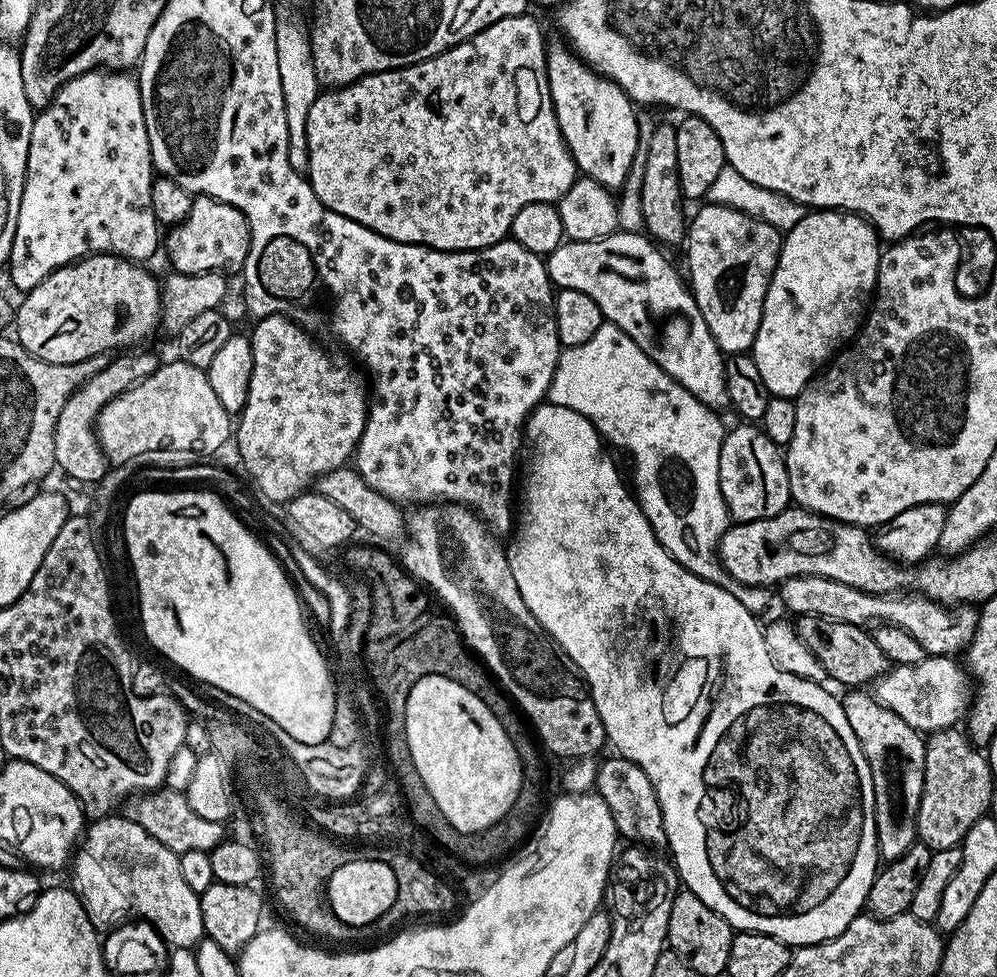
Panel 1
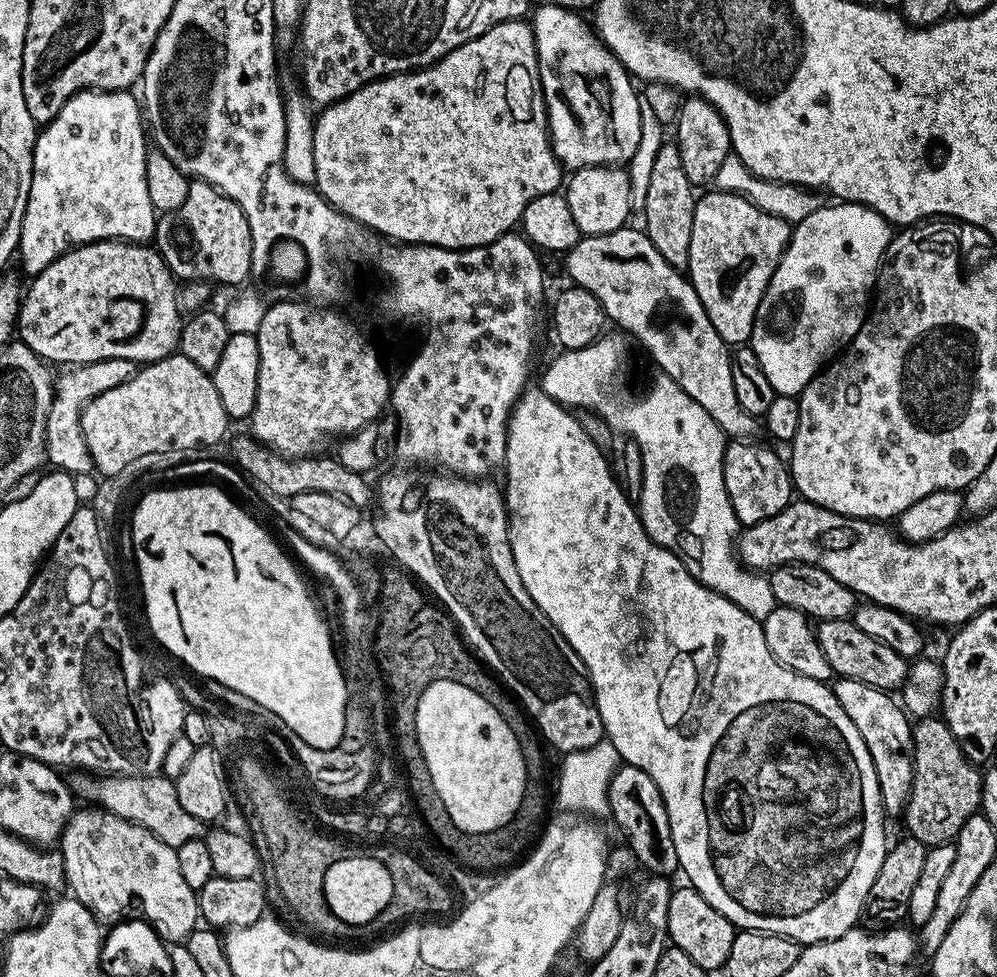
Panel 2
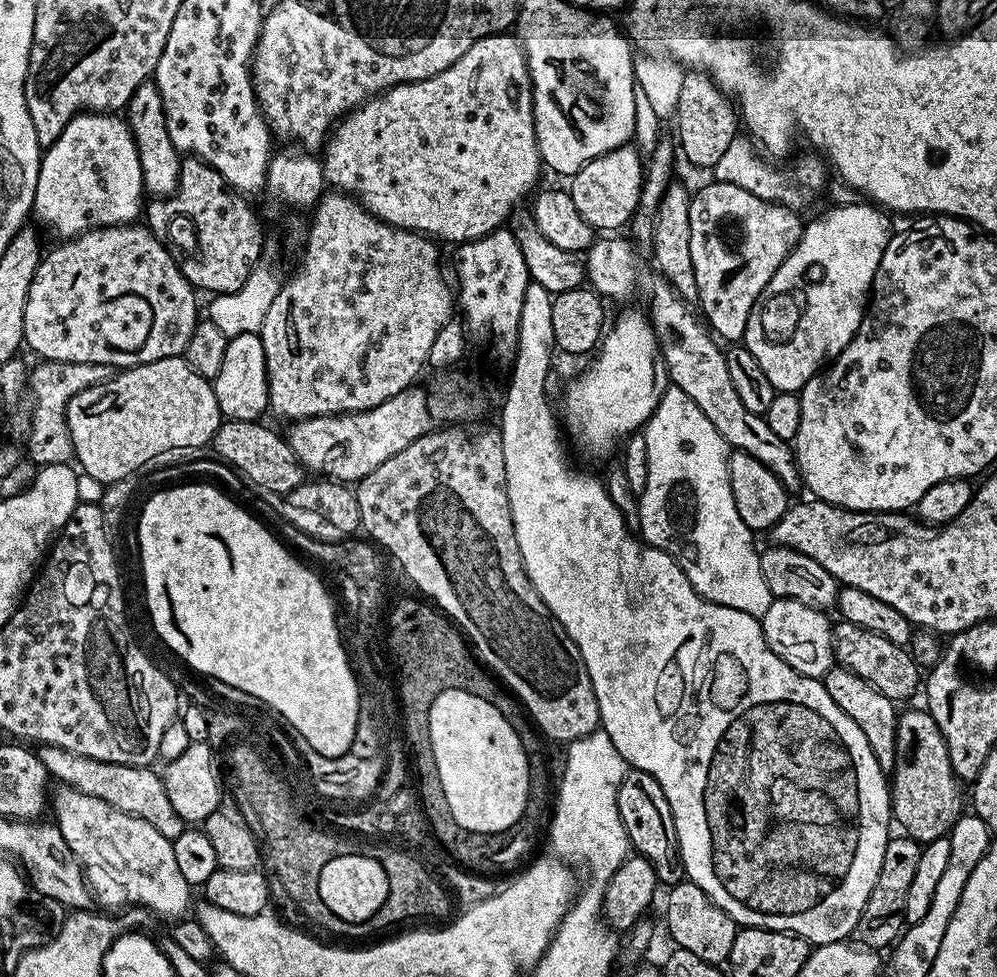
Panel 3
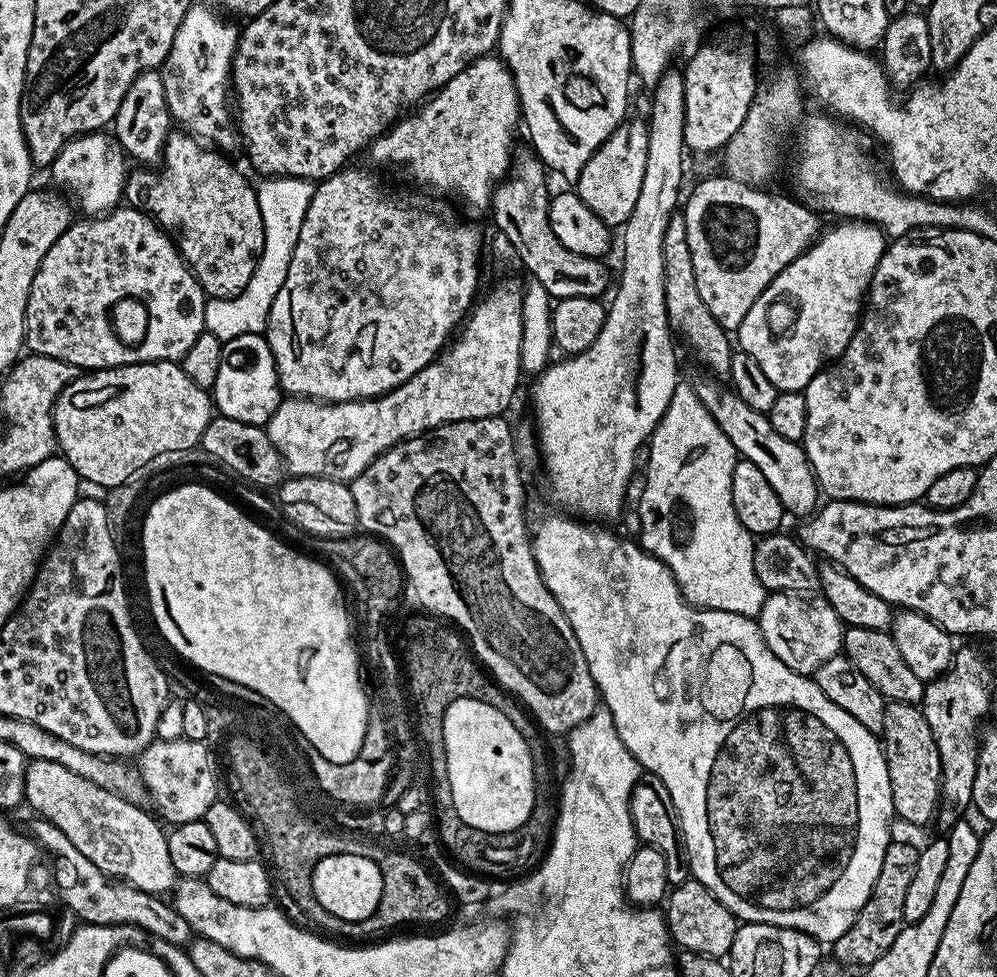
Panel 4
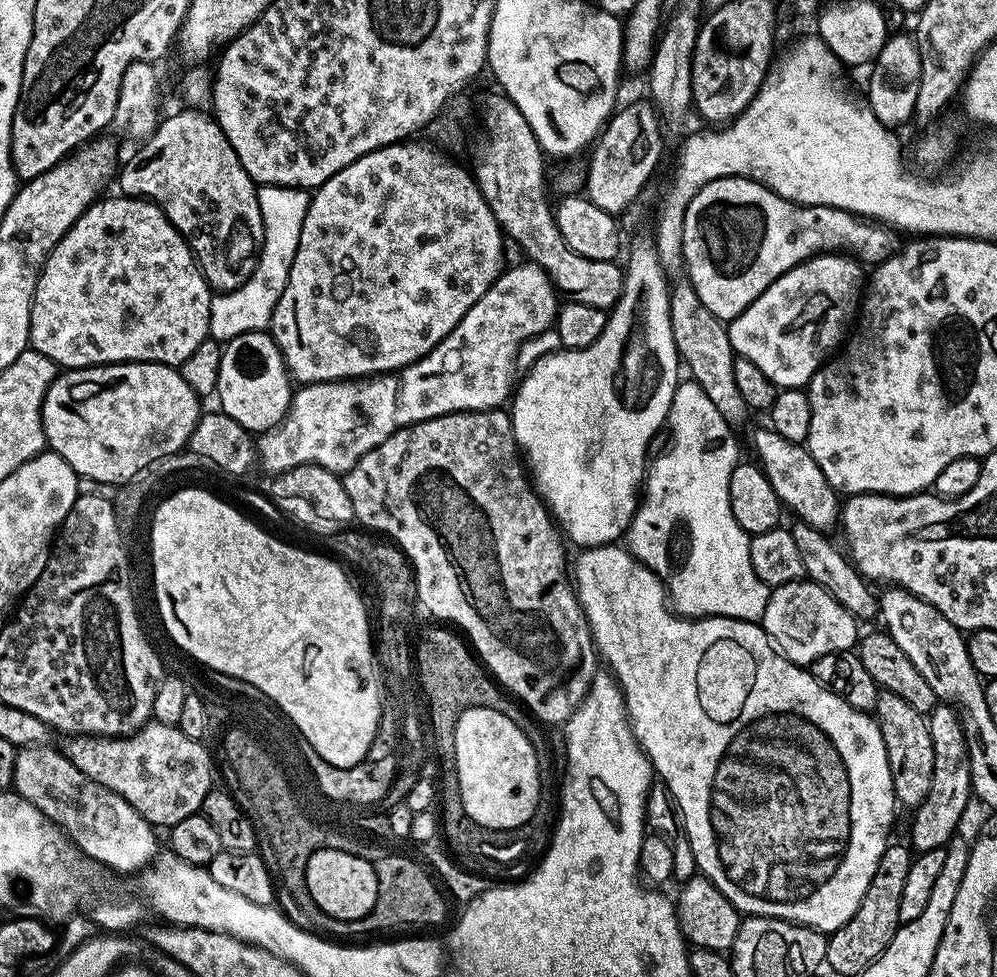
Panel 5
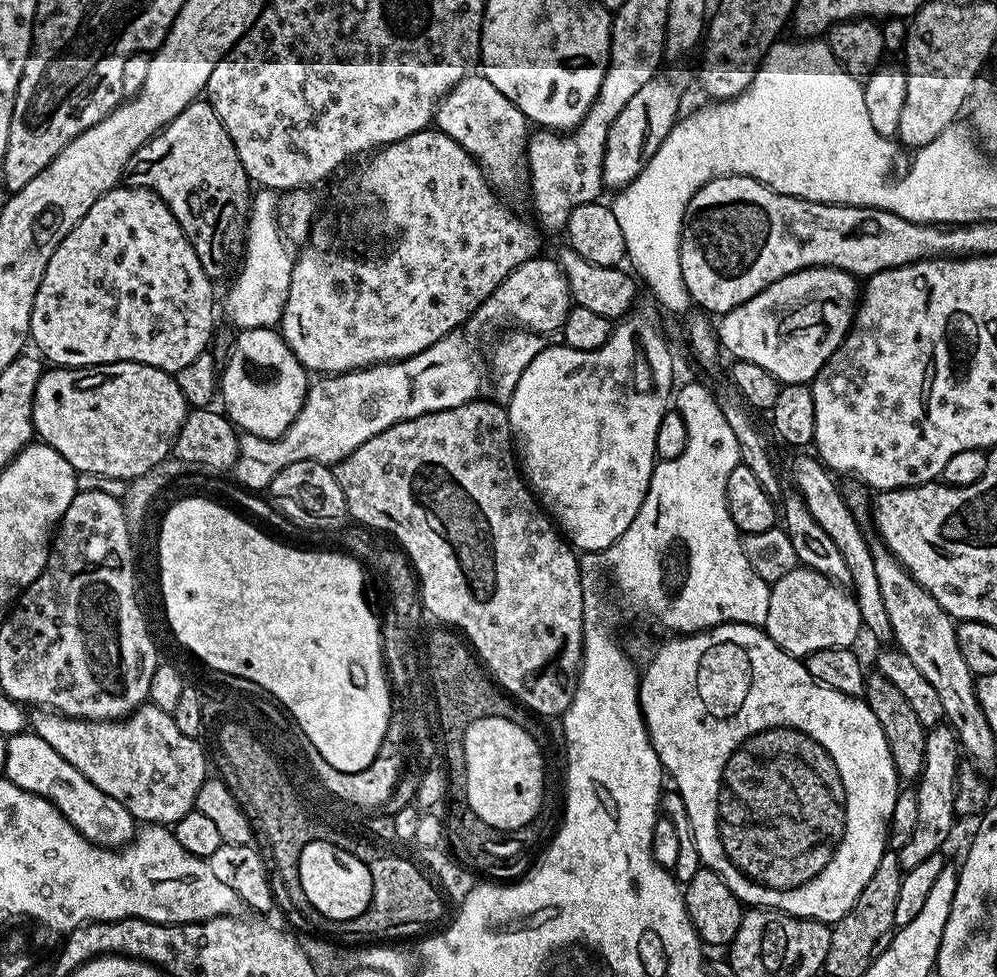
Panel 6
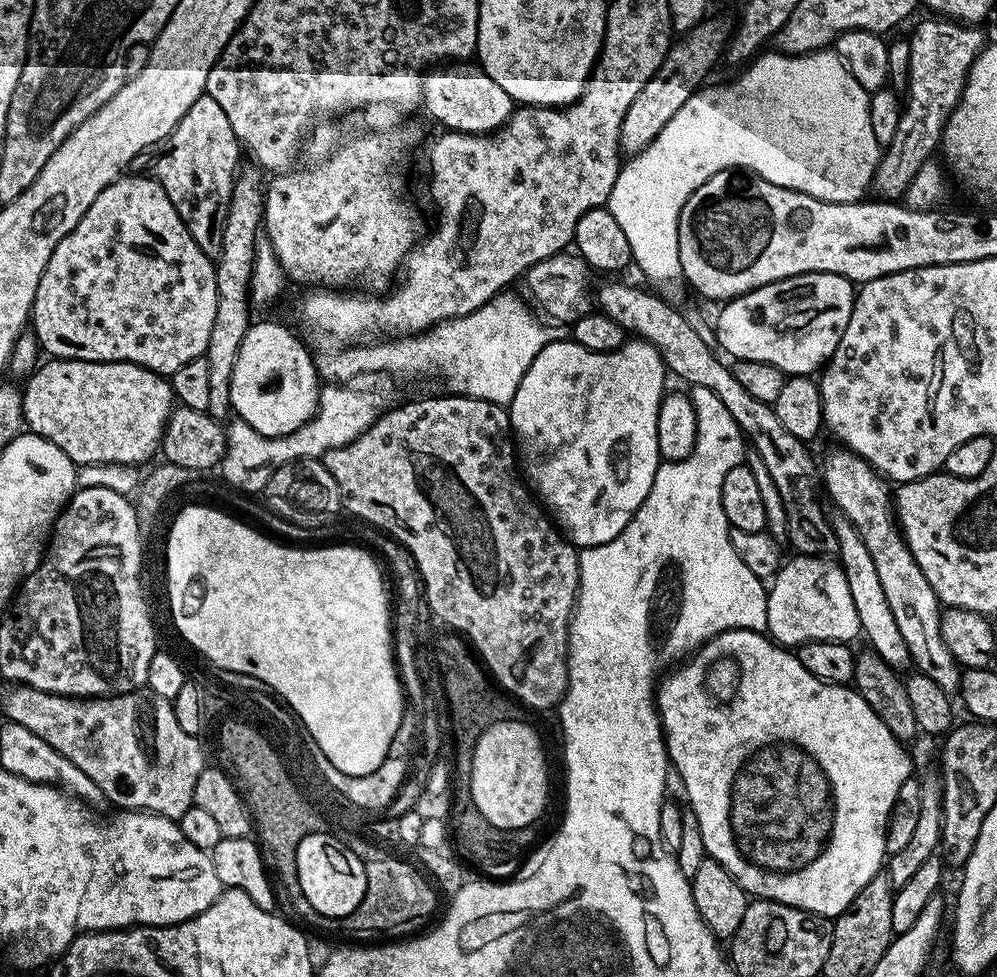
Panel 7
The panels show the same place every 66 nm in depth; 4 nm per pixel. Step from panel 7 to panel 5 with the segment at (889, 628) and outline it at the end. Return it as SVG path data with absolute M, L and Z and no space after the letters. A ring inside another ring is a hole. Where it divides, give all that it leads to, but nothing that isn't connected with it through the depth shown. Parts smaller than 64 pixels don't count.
M768 426L753 434L752 444L756 447L755 459L766 474L770 486L774 486L774 494L778 494L781 505L787 511L789 508L790 511L797 512L800 515L797 517L803 523L825 534L831 533L831 528L840 524L842 500L830 486L830 482L826 482L826 474L822 474L818 462L814 462L807 447L782 438L782 434L773 432Z

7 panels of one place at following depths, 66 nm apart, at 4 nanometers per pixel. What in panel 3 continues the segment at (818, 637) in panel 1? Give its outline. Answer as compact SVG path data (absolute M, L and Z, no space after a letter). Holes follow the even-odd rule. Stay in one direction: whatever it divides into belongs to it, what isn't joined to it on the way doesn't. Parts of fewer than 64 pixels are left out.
M841 619L832 629L832 654L839 667L852 669L854 674L858 674L858 678L870 682L874 690L886 694L886 698L894 702L910 699L921 687L922 668L912 657L911 651L874 630L864 629Z

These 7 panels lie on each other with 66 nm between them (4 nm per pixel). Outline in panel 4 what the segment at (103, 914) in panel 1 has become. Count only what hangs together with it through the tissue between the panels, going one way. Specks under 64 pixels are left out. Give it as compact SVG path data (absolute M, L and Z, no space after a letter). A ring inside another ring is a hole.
M28 760L28 768L24 772L24 798L27 807L32 807L33 810L36 811L36 814L39 814L43 817L43 819L48 820L54 826L58 826L58 830L62 830L62 834L66 834L66 838L70 838L70 842L74 842L74 846L78 846L78 850L82 850L82 854L86 854L86 858L90 858L90 862L94 866L98 866L102 869L106 875L109 876L109 878L122 880L125 884L133 884L134 887L138 890L142 890L143 892L168 894L175 889L178 883L178 877L176 871L174 870L174 866L170 862L168 838L165 829L160 829L161 821L157 819L151 811L149 811L150 813L143 812L145 809L141 807L141 805L126 802L126 798L122 798L110 790L102 790L102 786L94 786L94 782L90 782L86 778L82 778L78 774L74 774L74 770L66 770L66 766L62 766L58 762L46 762L45 760Z

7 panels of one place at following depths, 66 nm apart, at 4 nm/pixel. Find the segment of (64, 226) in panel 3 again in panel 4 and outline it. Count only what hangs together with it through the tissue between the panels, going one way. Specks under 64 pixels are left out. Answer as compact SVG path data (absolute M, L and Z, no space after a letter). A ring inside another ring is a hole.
M104 130L85 132L83 136L70 140L68 145L54 158L50 173L52 172L52 180L57 185L53 185L67 193L78 208L78 203L80 203L80 208L84 211L81 213L95 218L103 213L111 212L121 203L126 179L124 160L126 161L124 147L117 142L115 135Z

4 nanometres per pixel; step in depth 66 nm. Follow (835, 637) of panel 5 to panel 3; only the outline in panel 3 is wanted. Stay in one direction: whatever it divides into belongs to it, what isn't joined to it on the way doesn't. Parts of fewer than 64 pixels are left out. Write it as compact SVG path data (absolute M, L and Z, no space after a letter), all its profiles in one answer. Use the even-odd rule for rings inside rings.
M773 599L770 610L762 617L764 637L768 648L786 662L800 676L823 678L834 666L832 654L833 621L828 621L827 611L806 606L797 600Z

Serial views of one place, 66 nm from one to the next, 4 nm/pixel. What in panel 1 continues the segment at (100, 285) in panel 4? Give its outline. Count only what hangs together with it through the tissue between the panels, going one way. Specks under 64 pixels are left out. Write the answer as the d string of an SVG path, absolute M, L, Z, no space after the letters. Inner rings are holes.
M85 256L75 264L56 268L34 290L23 293L24 300L14 312L15 339L30 354L55 364L82 362L91 356L102 356L113 350L128 350L140 346L147 336L161 327L162 284L147 272L143 263L122 256Z

